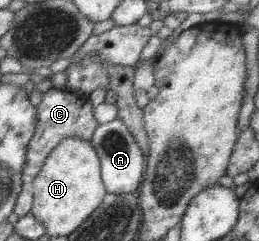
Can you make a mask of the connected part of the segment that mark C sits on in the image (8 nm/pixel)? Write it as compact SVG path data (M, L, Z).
M50 88L42 93L40 103L36 106L36 125L33 136L29 140L20 176L24 188L29 187L32 179L39 173L44 159L53 147L63 138L81 138L90 141L94 130L98 127L92 114L91 103L87 96L73 93L69 89Z

